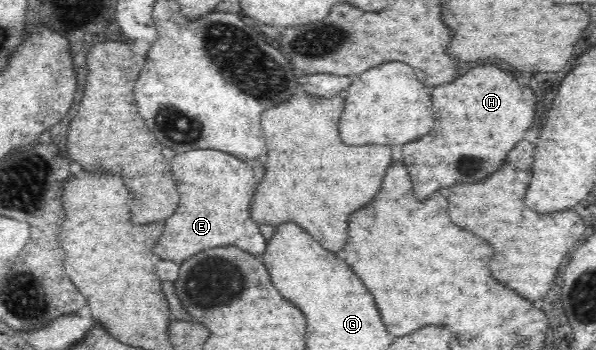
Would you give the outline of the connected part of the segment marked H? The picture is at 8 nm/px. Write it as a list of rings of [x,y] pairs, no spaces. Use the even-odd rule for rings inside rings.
[[[498,65],[474,67],[452,83],[436,87],[432,103],[440,115],[432,131],[404,145],[404,163],[412,175],[414,197],[420,201],[442,187],[482,181],[498,171],[508,151],[522,141],[522,135],[530,129],[536,111],[534,91],[522,87]]]

